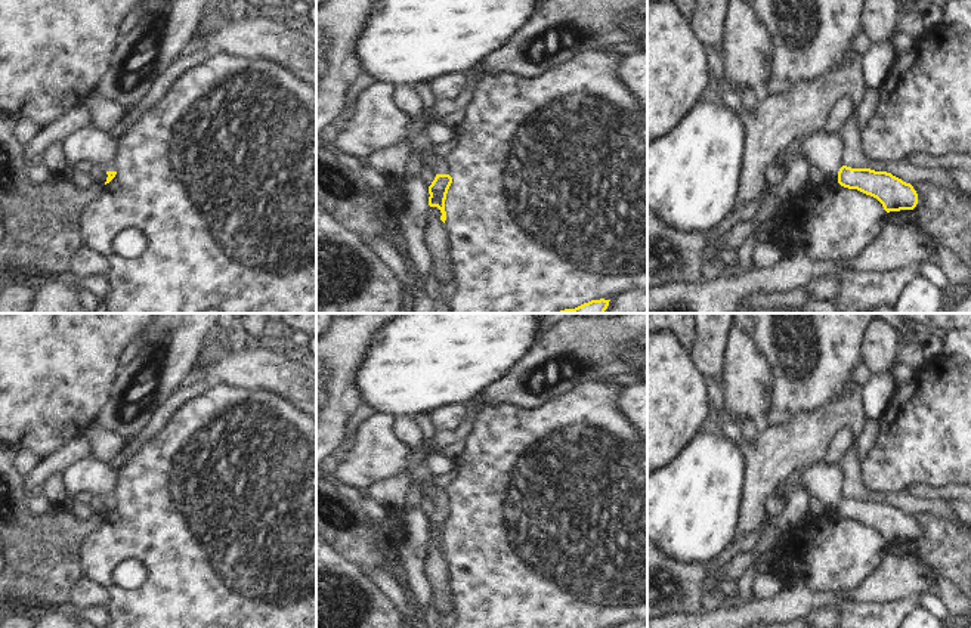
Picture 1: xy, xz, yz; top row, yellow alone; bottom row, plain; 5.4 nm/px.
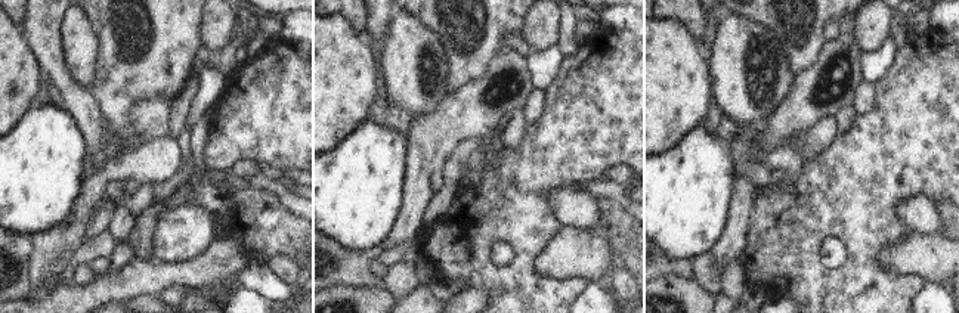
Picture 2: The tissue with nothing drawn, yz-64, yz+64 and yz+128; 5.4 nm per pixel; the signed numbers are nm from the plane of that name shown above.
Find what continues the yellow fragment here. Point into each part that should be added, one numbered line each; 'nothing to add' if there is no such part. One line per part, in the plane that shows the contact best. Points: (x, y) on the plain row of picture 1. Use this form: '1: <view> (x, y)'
1: xz (420, 475)

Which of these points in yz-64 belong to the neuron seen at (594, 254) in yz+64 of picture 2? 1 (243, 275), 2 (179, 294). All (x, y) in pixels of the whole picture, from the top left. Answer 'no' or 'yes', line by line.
1: no
2: no

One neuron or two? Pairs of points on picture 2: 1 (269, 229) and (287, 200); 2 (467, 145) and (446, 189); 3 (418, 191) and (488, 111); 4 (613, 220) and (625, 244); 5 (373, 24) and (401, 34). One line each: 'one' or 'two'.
1: two
2: one
3: one
4: one
5: two

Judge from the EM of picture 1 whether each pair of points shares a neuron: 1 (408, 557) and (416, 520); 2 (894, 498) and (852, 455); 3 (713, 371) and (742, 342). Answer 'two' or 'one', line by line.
1: one
2: one
3: two

